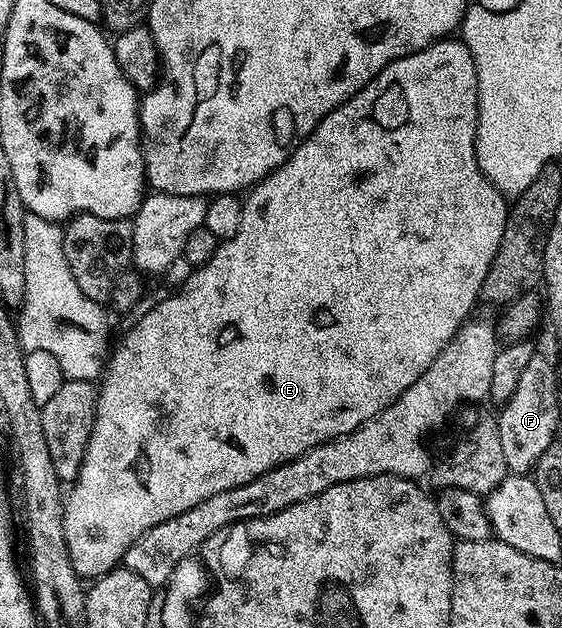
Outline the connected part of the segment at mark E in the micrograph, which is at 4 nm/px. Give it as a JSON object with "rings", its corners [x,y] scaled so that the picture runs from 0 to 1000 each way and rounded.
{"rings":[[[820,62],[774,65],[763,75],[742,81],[735,88],[708,91],[699,100],[685,105],[648,142],[635,145],[626,154],[617,156],[610,166],[600,169],[585,183],[578,183],[564,204],[518,242],[509,260],[500,268],[486,271],[470,288],[461,290],[438,309],[432,320],[432,341],[429,342],[429,368],[422,368],[422,374],[415,374],[415,381],[390,389],[379,412],[372,412],[372,419],[342,427],[331,447],[310,462],[311,468],[306,473],[279,481],[221,533],[219,551],[206,562],[203,557],[189,576],[187,592],[181,596],[180,611],[173,619],[176,627],[173,654],[169,656],[165,686],[158,693],[158,705],[151,712],[151,731],[144,737],[144,750],[135,756],[123,783],[117,787],[112,806],[116,865],[123,871],[123,890],[130,893],[130,903],[141,911],[142,920],[174,922],[185,912],[206,904],[217,895],[219,884],[228,871],[258,846],[265,846],[265,839],[279,839],[279,833],[308,826],[315,820],[322,820],[322,814],[336,814],[343,807],[351,807],[351,801],[358,801],[365,795],[379,795],[379,788],[393,788],[400,782],[429,775],[436,769],[477,753],[480,747],[493,745],[495,740],[512,740],[521,731],[543,725],[571,705],[591,702],[607,693],[621,693],[630,683],[642,680],[651,670],[664,669],[673,658],[692,650],[721,621],[735,616],[735,610],[742,610],[742,604],[749,604],[749,597],[756,597],[756,591],[763,591],[770,572],[778,572],[778,565],[785,565],[790,553],[810,538],[813,527],[840,503],[838,490],[849,486],[852,479],[852,465],[863,451],[863,438],[884,406],[884,393],[891,393],[891,374],[899,374],[899,355],[902,354],[906,331],[904,315],[897,314],[891,304],[884,304],[884,298],[877,298],[877,291],[870,291],[870,285],[859,277],[845,252],[845,217],[849,215],[851,188],[849,113],[842,100],[842,88],[827,67]]]}

